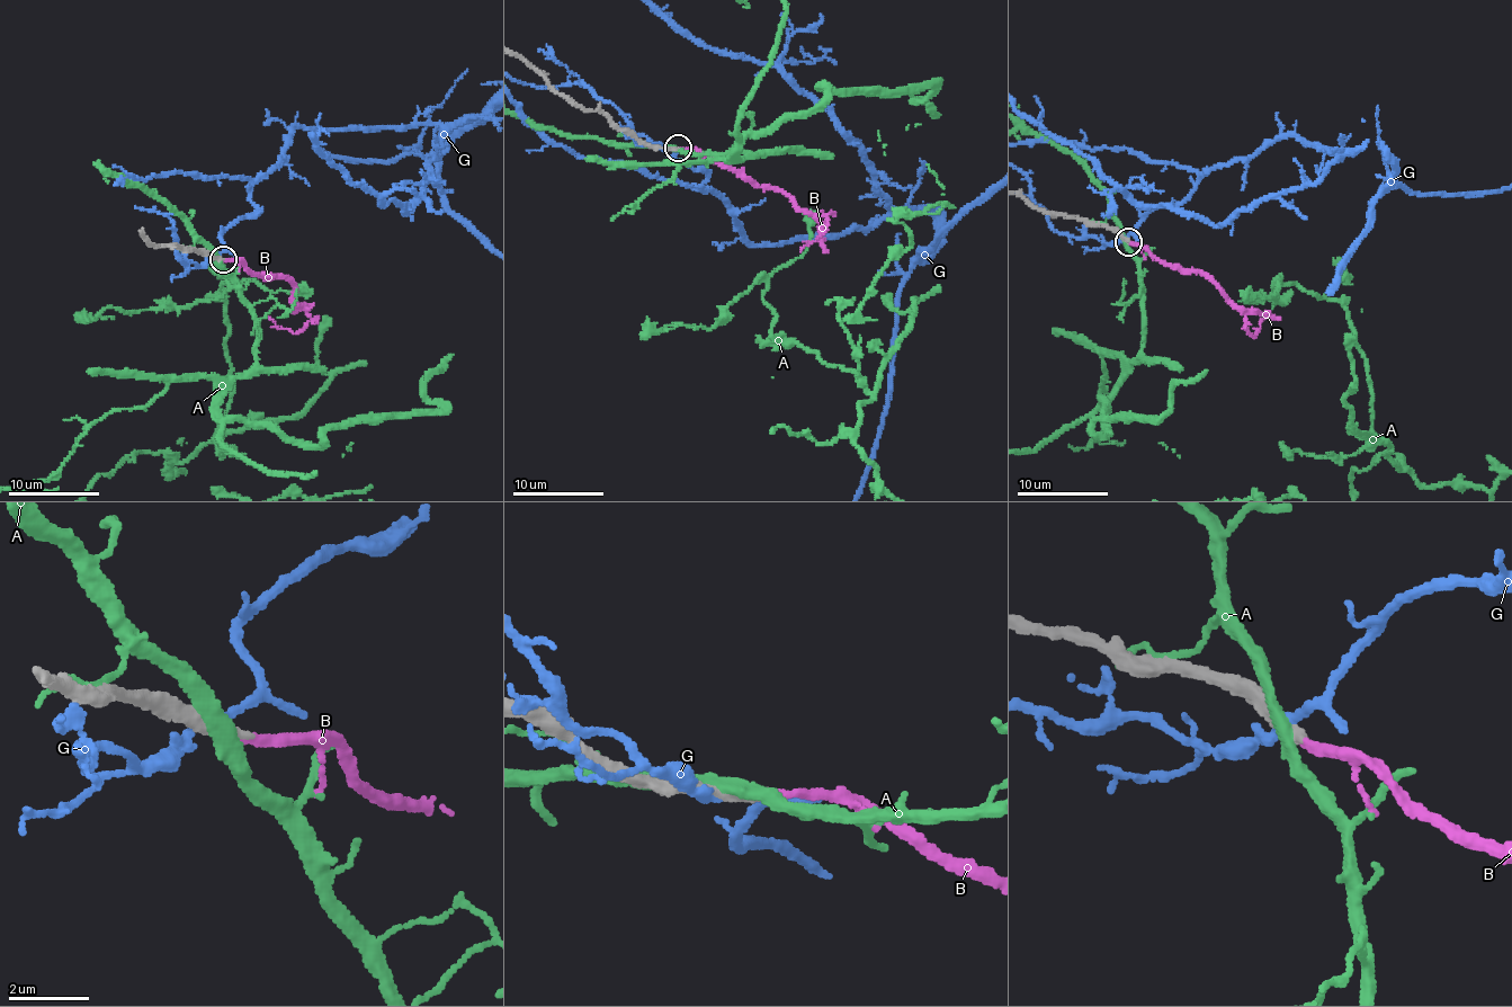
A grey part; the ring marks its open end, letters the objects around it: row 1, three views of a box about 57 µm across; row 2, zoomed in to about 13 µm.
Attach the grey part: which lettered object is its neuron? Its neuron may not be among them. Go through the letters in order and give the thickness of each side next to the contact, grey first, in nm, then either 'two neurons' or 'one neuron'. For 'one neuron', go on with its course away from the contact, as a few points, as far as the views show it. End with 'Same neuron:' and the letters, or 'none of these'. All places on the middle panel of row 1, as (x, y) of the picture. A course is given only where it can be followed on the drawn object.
A: calibres 400 and 380 nm; two neurons
B: calibres 280 and 200 nm; one neuron; course (677, 150), (697, 149), (761, 187), (771, 186), (813, 215), (828, 214), (823, 232), (801, 251)
G: calibres 400 and 220 nm; two neurons
Same neuron: B

